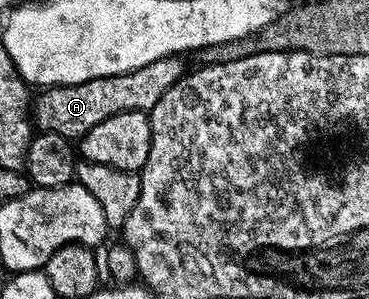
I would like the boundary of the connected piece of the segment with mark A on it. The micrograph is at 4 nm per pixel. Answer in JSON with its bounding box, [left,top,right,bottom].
[33,55,185,141]

